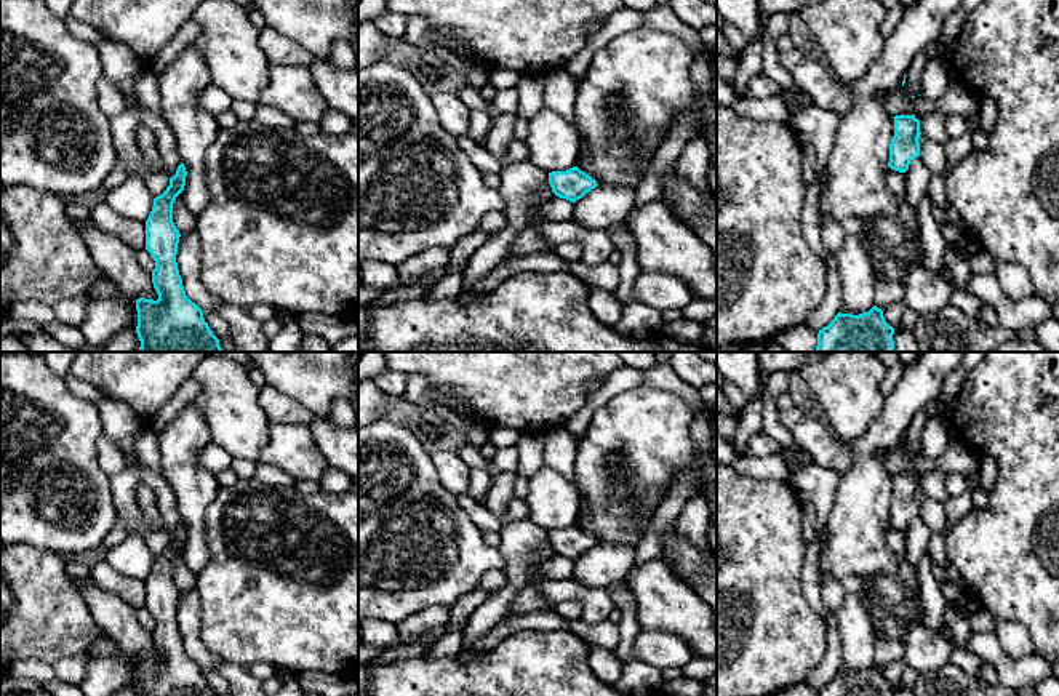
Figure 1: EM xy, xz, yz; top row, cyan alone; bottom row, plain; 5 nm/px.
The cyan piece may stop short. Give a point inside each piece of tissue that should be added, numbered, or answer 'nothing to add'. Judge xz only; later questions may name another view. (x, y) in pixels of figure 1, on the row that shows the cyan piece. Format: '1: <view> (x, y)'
nothing to add

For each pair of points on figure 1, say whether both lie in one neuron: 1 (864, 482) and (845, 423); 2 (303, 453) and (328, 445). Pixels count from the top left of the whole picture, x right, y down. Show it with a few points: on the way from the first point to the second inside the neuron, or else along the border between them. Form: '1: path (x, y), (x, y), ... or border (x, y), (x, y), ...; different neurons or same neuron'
1: border (879, 415), (861, 436), (848, 442); different neurons
2: border (307, 424), (317, 448), (330, 464); different neurons

